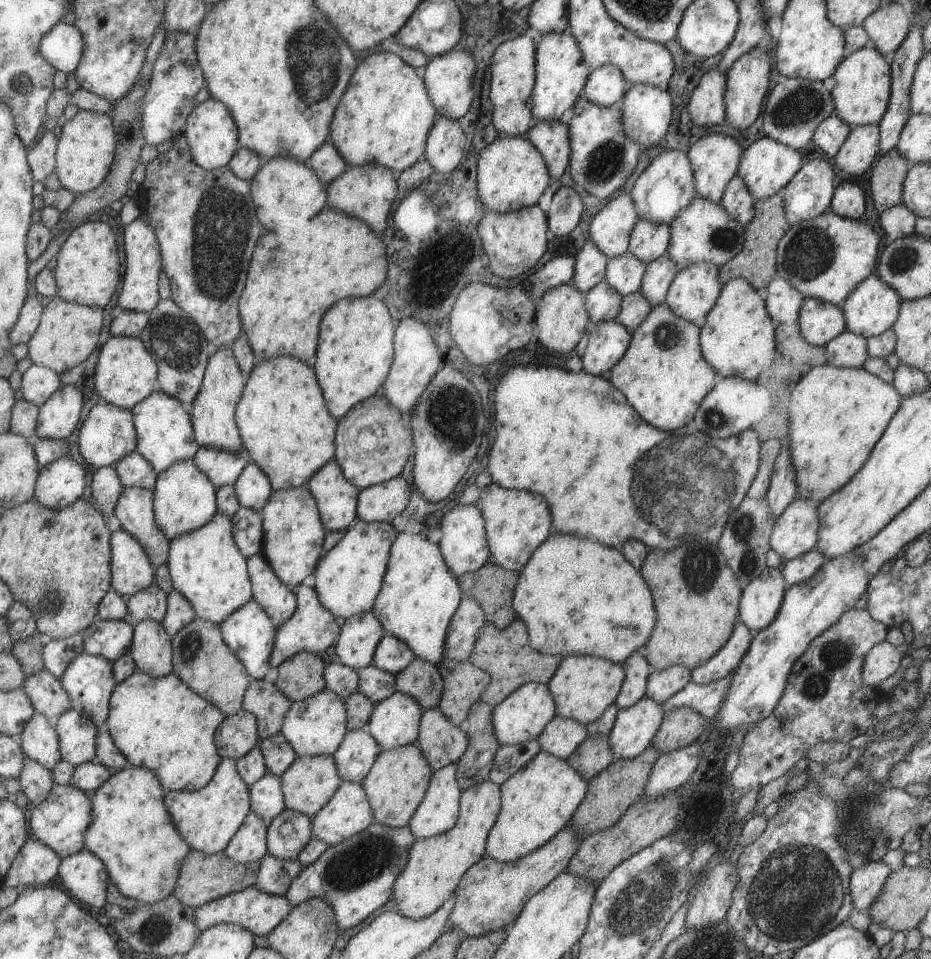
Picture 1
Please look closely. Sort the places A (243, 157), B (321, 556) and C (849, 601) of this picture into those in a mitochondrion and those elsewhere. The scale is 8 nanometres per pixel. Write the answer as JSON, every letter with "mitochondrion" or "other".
{"A":"other","B":"other","C":"other"}

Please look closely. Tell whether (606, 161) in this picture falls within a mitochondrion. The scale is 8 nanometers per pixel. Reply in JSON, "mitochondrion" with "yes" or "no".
{"mitochondrion":"yes"}

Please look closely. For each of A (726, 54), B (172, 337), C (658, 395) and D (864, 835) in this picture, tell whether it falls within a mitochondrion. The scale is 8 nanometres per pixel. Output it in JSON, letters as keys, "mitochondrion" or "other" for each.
{"A":"other","B":"mitochondrion","C":"other","D":"mitochondrion"}

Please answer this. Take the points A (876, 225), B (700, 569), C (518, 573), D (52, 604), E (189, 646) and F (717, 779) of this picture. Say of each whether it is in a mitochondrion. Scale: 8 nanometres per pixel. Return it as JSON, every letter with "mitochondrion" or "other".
{"A":"other","B":"mitochondrion","C":"other","D":"mitochondrion","E":"mitochondrion","F":"other"}

